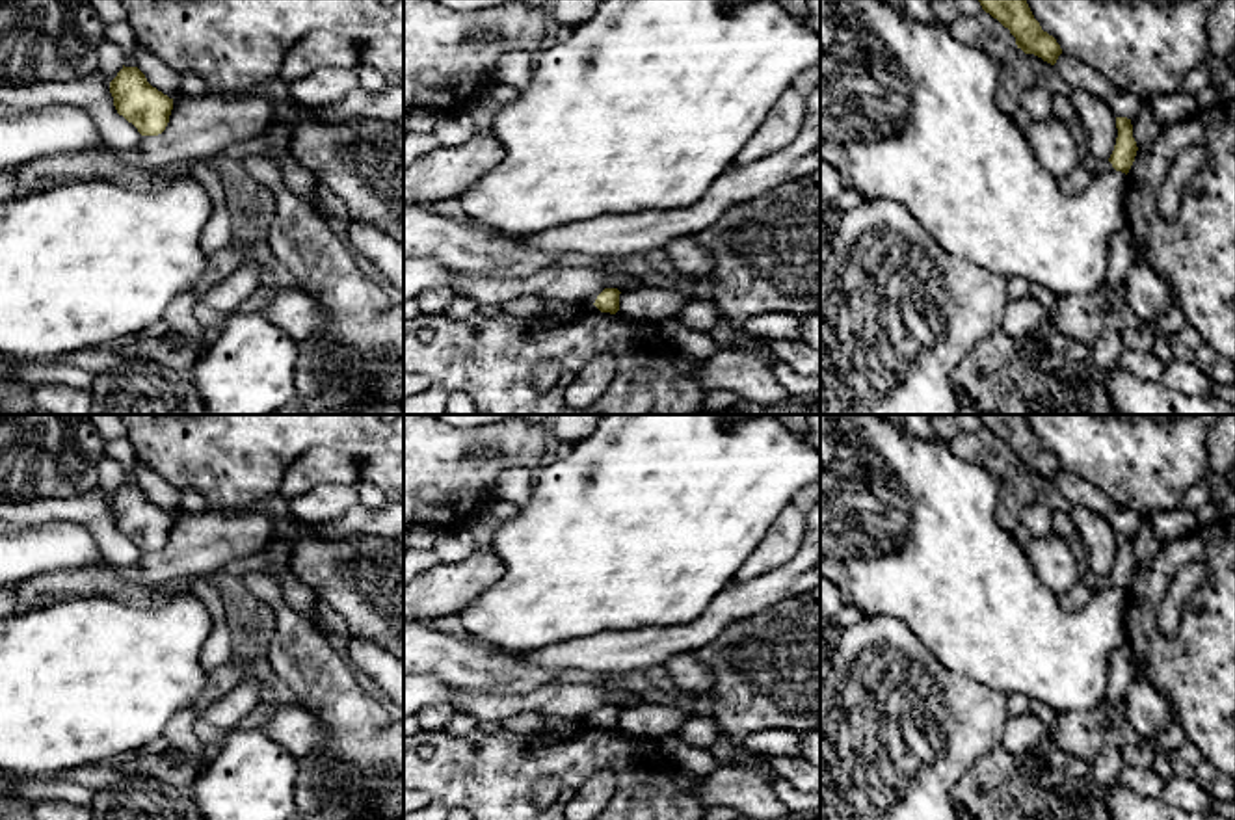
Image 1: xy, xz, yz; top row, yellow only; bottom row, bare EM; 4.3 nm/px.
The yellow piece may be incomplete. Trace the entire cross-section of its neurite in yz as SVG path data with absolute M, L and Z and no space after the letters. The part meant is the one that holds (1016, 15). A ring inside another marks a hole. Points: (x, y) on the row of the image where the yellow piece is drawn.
M978 0L982 9L997 19L1016 37L1017 48L1055 65L1062 54L1053 35L1042 30L1027 0Z

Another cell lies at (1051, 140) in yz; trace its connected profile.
M1029 121L1023 128L1040 164L1058 180L1079 165L1077 143L1064 121Z

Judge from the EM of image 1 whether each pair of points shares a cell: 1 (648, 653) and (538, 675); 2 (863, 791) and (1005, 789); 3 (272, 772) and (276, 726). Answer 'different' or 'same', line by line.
1: different
2: different
3: different

